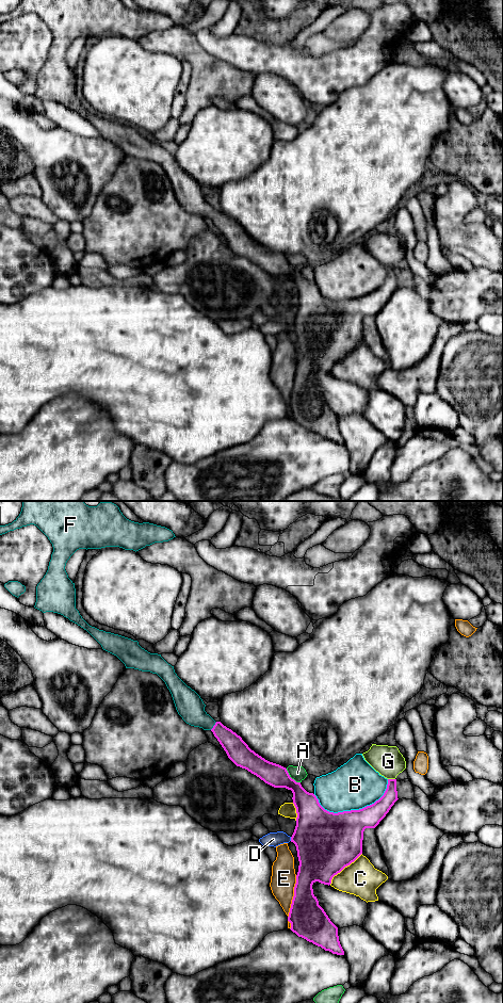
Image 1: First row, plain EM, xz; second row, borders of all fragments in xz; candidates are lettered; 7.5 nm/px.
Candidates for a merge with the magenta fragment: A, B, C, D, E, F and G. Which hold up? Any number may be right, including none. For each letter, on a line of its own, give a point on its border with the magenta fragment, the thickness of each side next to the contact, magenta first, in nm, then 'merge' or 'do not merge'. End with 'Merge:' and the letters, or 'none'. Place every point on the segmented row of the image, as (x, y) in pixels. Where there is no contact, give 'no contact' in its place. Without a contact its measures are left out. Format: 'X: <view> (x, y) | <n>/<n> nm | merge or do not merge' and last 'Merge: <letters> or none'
A: xz (290, 777) | 180/110 nm | do not merge
B: xz (354, 810) | 380/360 nm | do not merge
C: xz (343, 868) | 460/260 nm | do not merge
D: xz (291, 839) | 440/110 nm | do not merge
E: xz (293, 896) | 280/190 nm | do not merge
F: xz (213, 726) | 170/200 nm | merge
G: xz (391, 779) | 120/220 nm | do not merge
Merge: F

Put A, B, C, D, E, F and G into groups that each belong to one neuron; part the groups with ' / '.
A / B / C / D / E / F / G

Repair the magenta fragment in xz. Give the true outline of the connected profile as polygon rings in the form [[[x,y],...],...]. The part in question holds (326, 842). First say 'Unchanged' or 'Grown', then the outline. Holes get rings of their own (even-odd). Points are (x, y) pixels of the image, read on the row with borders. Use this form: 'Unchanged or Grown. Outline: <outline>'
Grown. Outline: [[[21,501],[19,516],[5,525],[0,525],[0,535],[30,524],[36,525],[50,540],[53,547],[48,570],[36,586],[36,602],[34,608],[46,612],[63,615],[70,621],[86,630],[102,647],[103,650],[116,656],[126,666],[142,672],[157,674],[169,690],[176,710],[182,719],[194,727],[211,730],[217,739],[228,758],[237,765],[247,770],[265,783],[274,788],[286,788],[293,793],[293,804],[296,808],[296,826],[291,842],[296,846],[299,861],[294,896],[292,900],[288,921],[291,931],[298,937],[321,947],[332,954],[344,955],[338,936],[338,927],[330,921],[324,909],[319,905],[313,894],[312,885],[319,881],[330,885],[335,875],[354,862],[362,854],[363,831],[375,828],[386,816],[397,798],[396,779],[388,779],[384,795],[374,804],[359,810],[329,812],[319,803],[313,793],[307,792],[292,779],[286,767],[270,762],[252,750],[240,735],[215,722],[206,711],[200,696],[188,686],[175,673],[174,666],[168,664],[161,654],[150,653],[139,645],[137,641],[106,632],[90,626],[76,609],[75,583],[68,578],[65,566],[70,556],[79,549],[101,549],[119,547],[125,550],[139,551],[155,543],[173,539],[172,530],[149,522],[134,522],[127,519],[119,507],[112,502],[100,502],[97,506],[88,506],[83,501]]]

